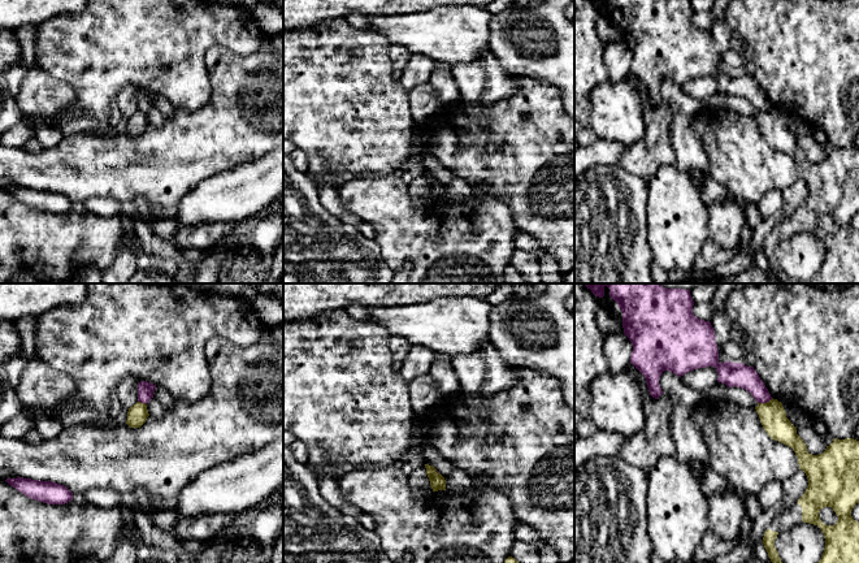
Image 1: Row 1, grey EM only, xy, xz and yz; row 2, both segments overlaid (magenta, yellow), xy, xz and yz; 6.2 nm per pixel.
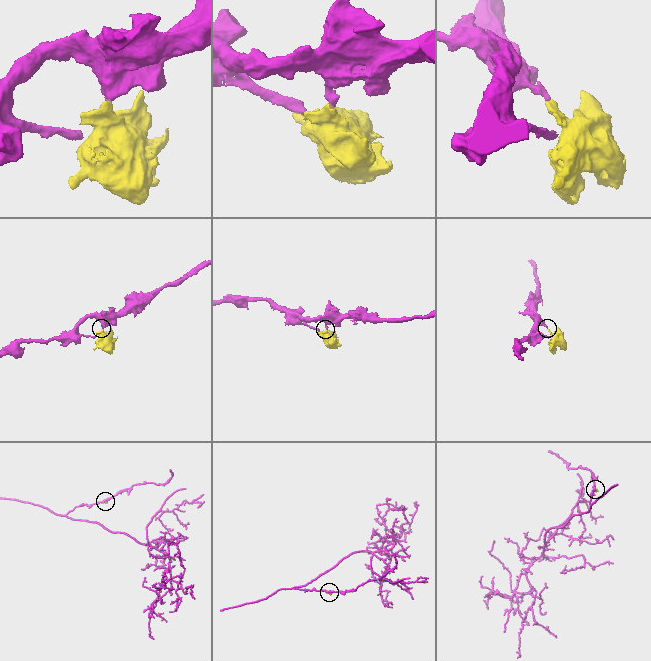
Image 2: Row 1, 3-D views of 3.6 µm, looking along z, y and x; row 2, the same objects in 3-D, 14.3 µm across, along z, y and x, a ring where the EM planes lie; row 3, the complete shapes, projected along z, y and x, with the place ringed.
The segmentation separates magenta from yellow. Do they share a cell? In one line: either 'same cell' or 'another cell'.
another cell

